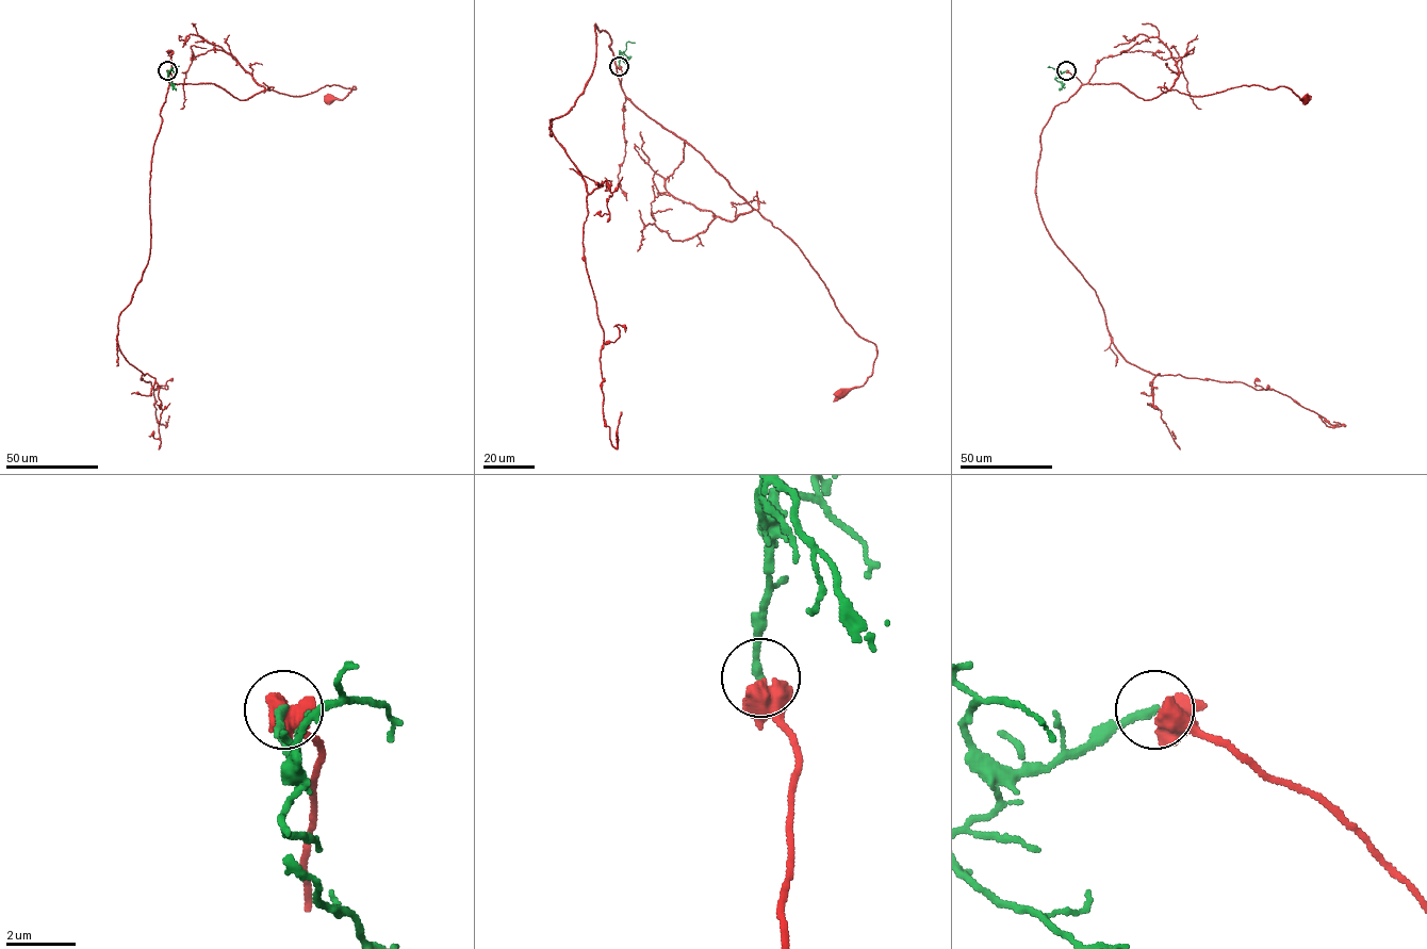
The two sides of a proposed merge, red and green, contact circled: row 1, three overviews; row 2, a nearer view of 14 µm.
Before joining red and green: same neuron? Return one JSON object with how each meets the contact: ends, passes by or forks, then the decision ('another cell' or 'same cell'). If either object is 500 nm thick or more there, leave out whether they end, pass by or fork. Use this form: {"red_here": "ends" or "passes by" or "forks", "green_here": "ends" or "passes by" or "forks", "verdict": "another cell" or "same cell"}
{"verdict": "another cell"}

